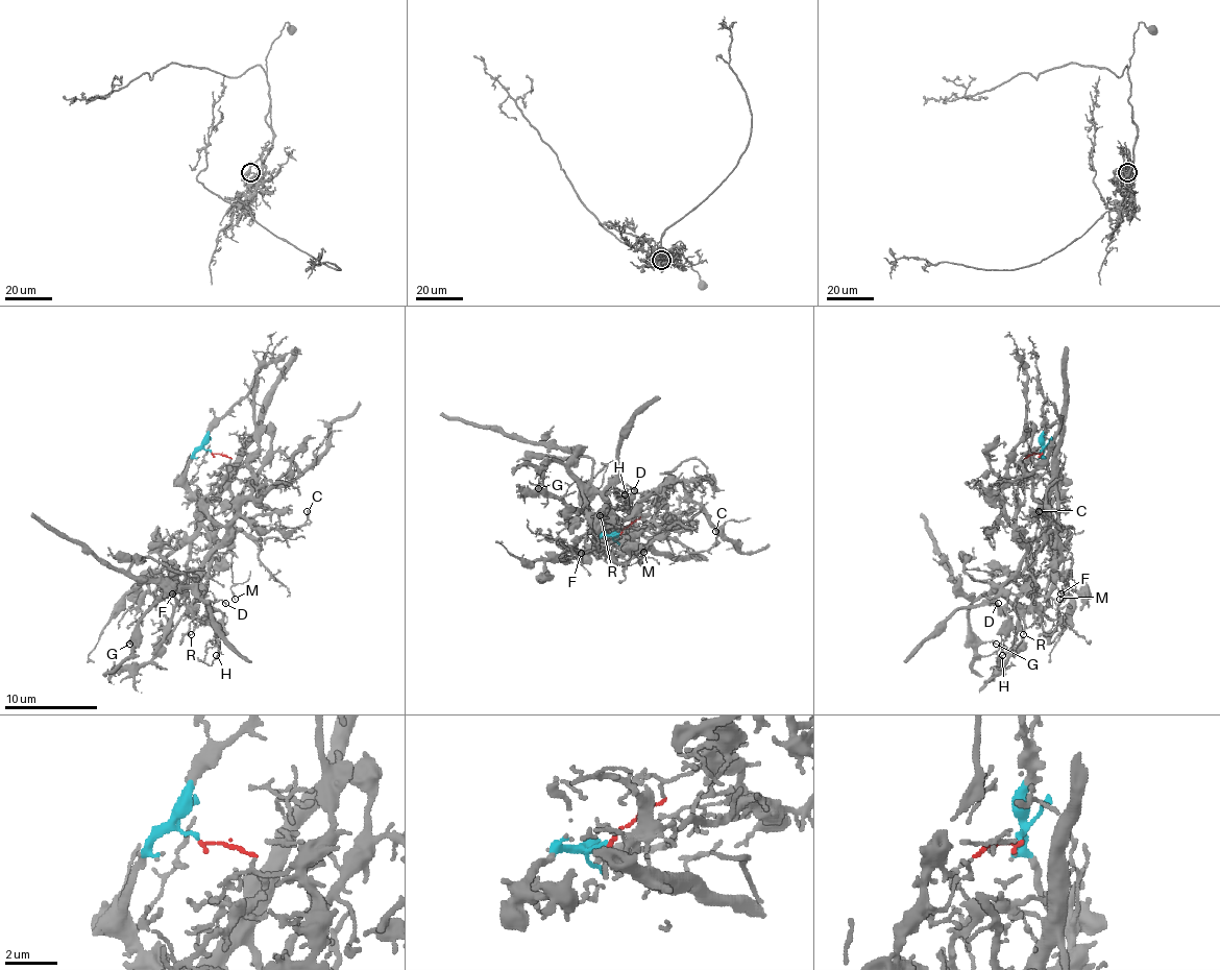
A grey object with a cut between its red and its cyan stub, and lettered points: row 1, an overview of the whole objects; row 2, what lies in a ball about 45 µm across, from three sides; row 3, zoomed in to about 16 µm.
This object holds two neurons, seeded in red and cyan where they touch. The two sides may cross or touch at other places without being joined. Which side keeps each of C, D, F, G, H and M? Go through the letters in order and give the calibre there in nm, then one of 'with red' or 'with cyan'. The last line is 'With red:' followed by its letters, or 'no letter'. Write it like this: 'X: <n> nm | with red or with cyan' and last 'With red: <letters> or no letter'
C: 130 nm | with cyan
D: 120 nm | with red
F: 110 nm | with cyan
G: 140 nm | with red
H: 120 nm | with red
M: 140 nm | with cyan
With red: D, G, H

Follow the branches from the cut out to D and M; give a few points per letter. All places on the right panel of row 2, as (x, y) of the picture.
D: (1040, 453), (1009, 466), (1001, 487), (1003, 515), (1026, 548), (1019, 566), (992, 601), (998, 604)
M: (1040, 453), (1043, 449), (1058, 490), (1047, 500), (1054, 490), (1056, 538), (1072, 555), (1058, 599)

